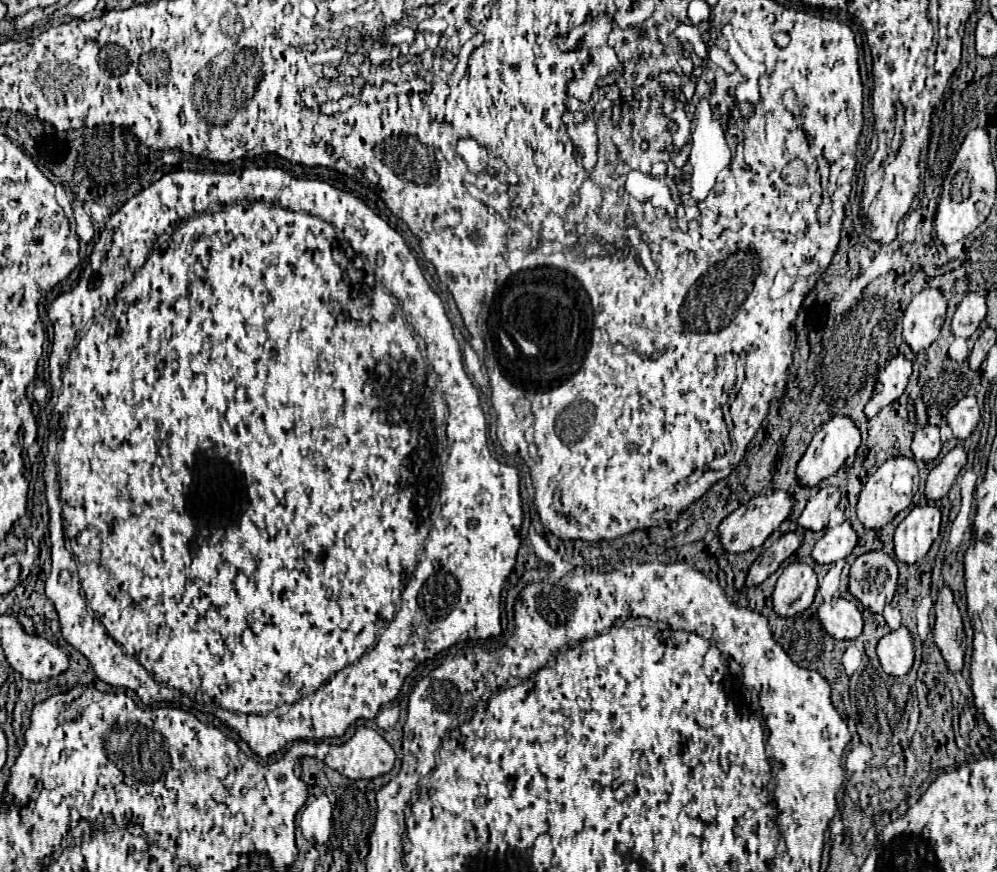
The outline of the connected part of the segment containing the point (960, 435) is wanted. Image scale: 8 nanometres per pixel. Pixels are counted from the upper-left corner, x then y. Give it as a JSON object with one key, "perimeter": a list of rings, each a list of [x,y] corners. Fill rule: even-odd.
{"perimeter":[[[965,395],[957,405],[947,413],[947,423],[957,439],[967,439],[981,419],[975,395]]]}

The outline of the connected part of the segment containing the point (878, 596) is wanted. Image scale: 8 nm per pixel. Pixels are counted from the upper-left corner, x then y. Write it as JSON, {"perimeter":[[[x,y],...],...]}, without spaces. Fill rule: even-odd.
{"perimeter":[[[869,551],[855,559],[849,573],[849,591],[871,613],[883,613],[897,591],[897,565],[883,551]]]}

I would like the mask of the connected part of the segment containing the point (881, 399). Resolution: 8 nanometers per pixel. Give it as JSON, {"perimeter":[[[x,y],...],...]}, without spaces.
{"perimeter":[[[903,353],[895,355],[889,361],[885,371],[879,373],[871,401],[865,405],[867,417],[873,417],[879,409],[883,409],[885,405],[893,403],[897,397],[903,395],[909,379],[911,379],[911,371],[913,371],[913,361],[907,359]]]}

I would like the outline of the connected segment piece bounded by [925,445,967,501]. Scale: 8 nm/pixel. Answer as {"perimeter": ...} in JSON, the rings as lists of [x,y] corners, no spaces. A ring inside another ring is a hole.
{"perimeter":[[[957,445],[955,449],[951,449],[943,459],[941,463],[929,473],[927,477],[927,483],[925,483],[925,495],[927,499],[941,499],[949,493],[951,485],[955,483],[957,475],[961,473],[961,469],[965,467],[967,463],[967,453],[961,445]]]}

